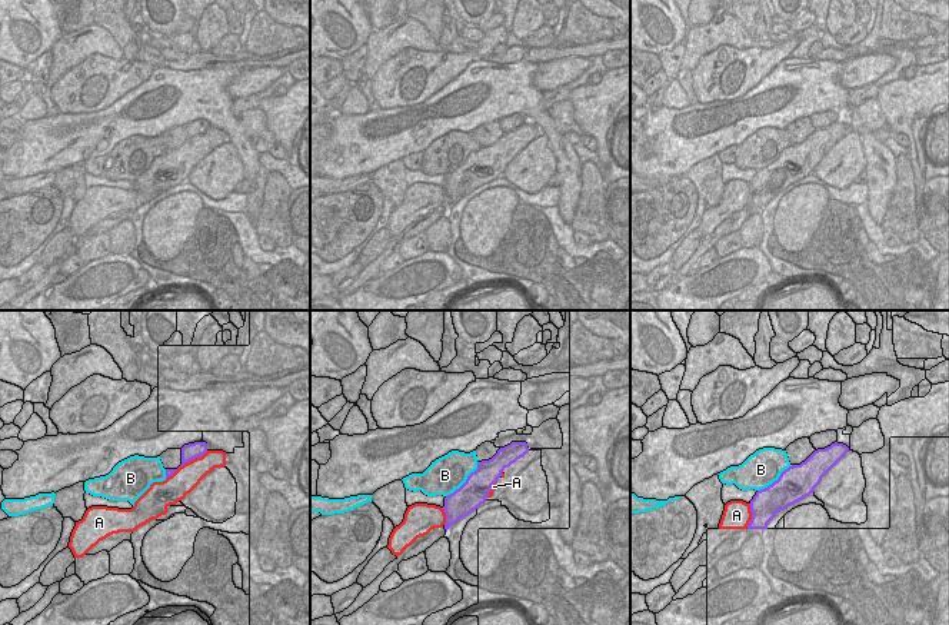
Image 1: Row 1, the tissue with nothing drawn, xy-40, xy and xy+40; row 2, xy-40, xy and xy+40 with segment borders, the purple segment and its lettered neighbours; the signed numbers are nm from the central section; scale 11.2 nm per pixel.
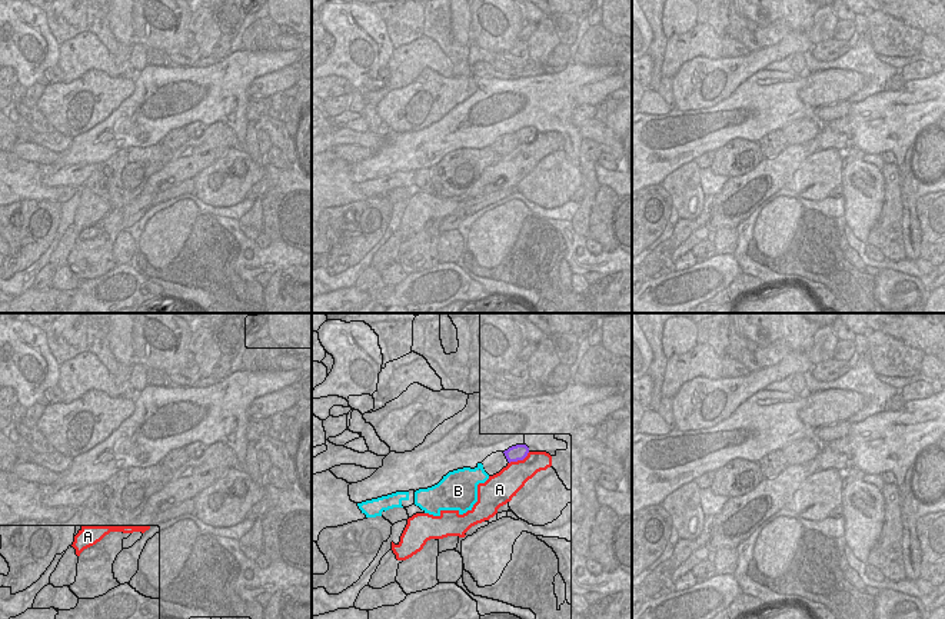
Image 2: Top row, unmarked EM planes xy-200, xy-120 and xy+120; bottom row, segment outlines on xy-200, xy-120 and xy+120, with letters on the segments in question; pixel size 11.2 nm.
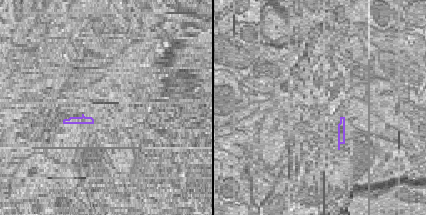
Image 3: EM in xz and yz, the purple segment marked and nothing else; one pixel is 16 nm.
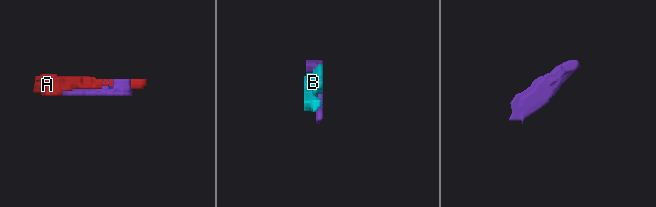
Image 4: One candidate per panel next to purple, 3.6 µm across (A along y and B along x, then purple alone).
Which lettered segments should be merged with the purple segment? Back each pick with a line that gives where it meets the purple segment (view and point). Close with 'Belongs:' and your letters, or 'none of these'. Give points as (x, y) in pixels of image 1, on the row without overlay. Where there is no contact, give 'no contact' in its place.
A: meets purple in xy-40 at (186, 142)
Belongs: A

